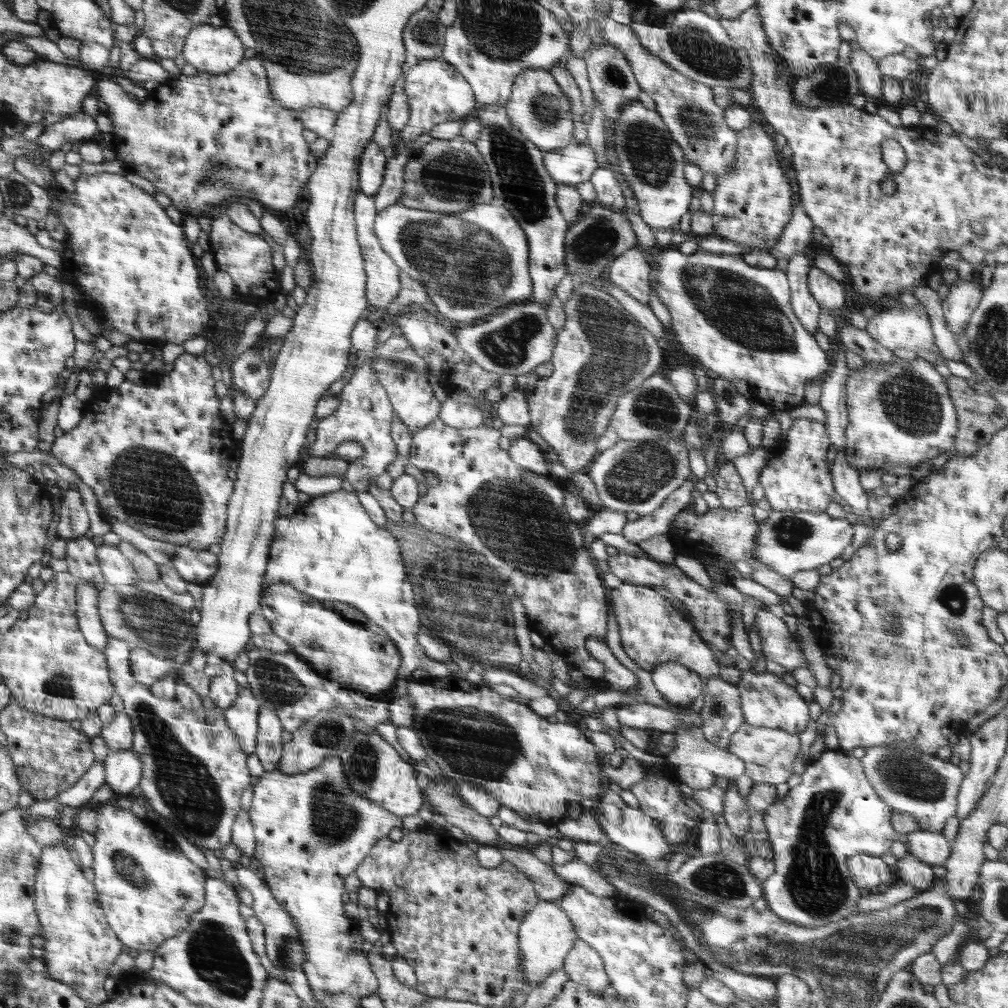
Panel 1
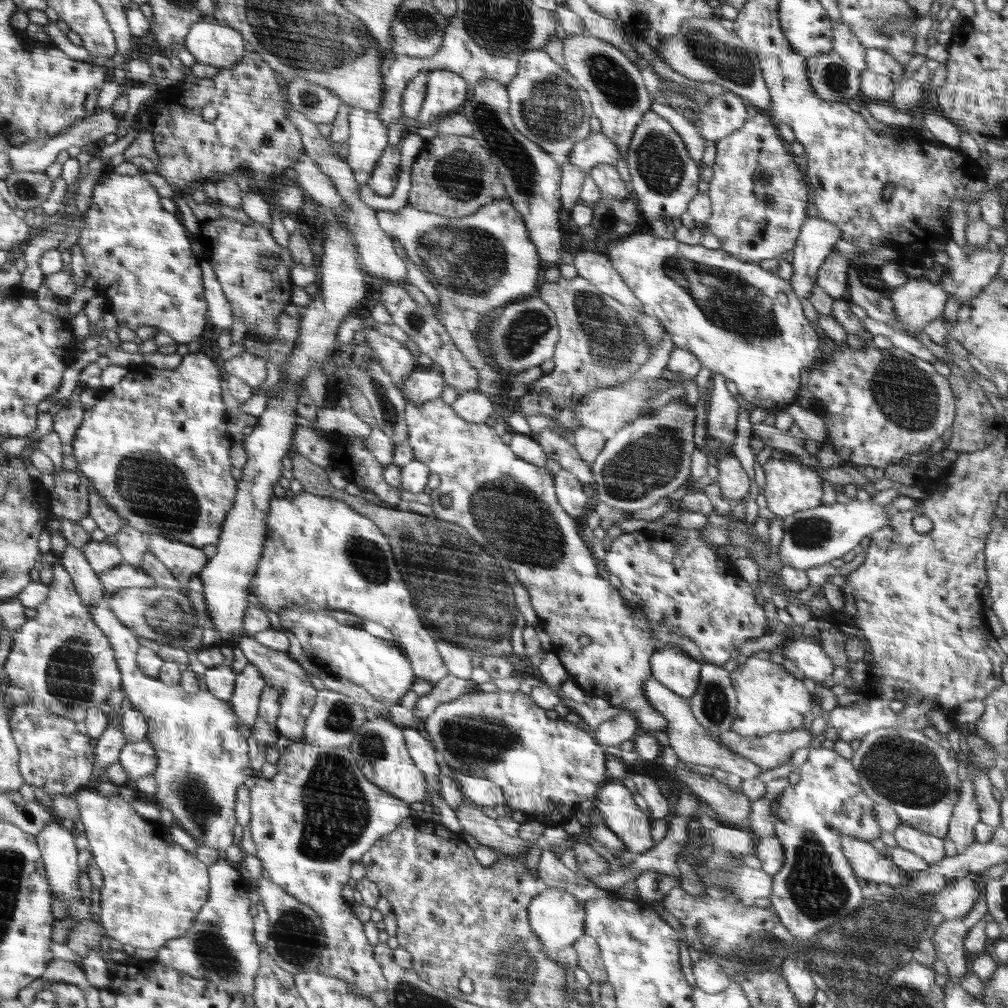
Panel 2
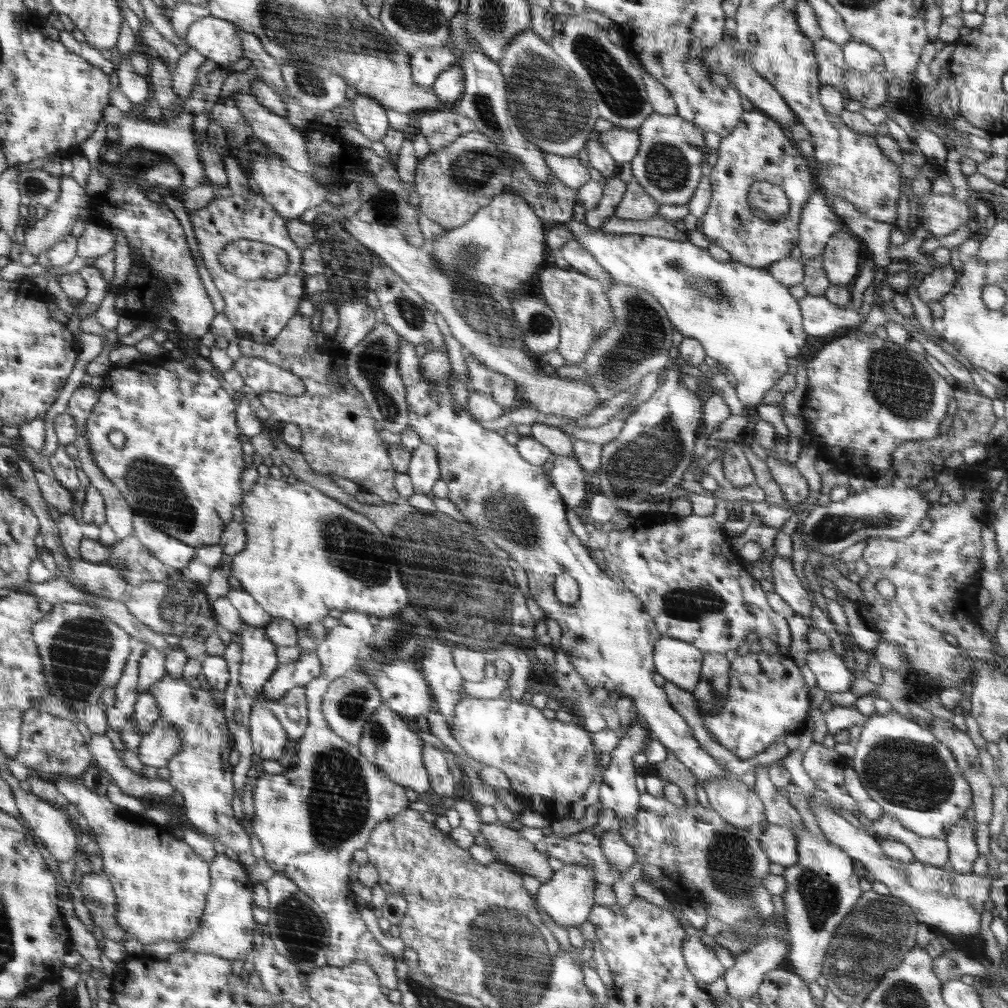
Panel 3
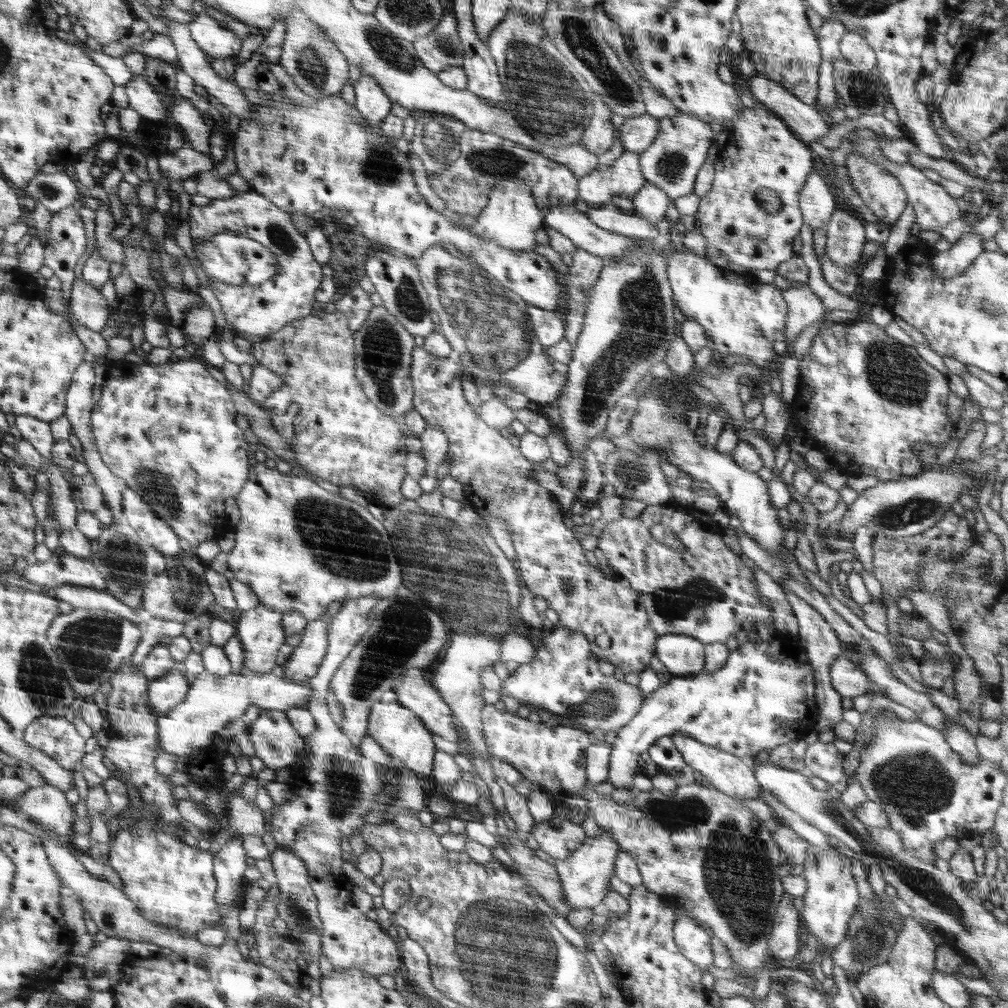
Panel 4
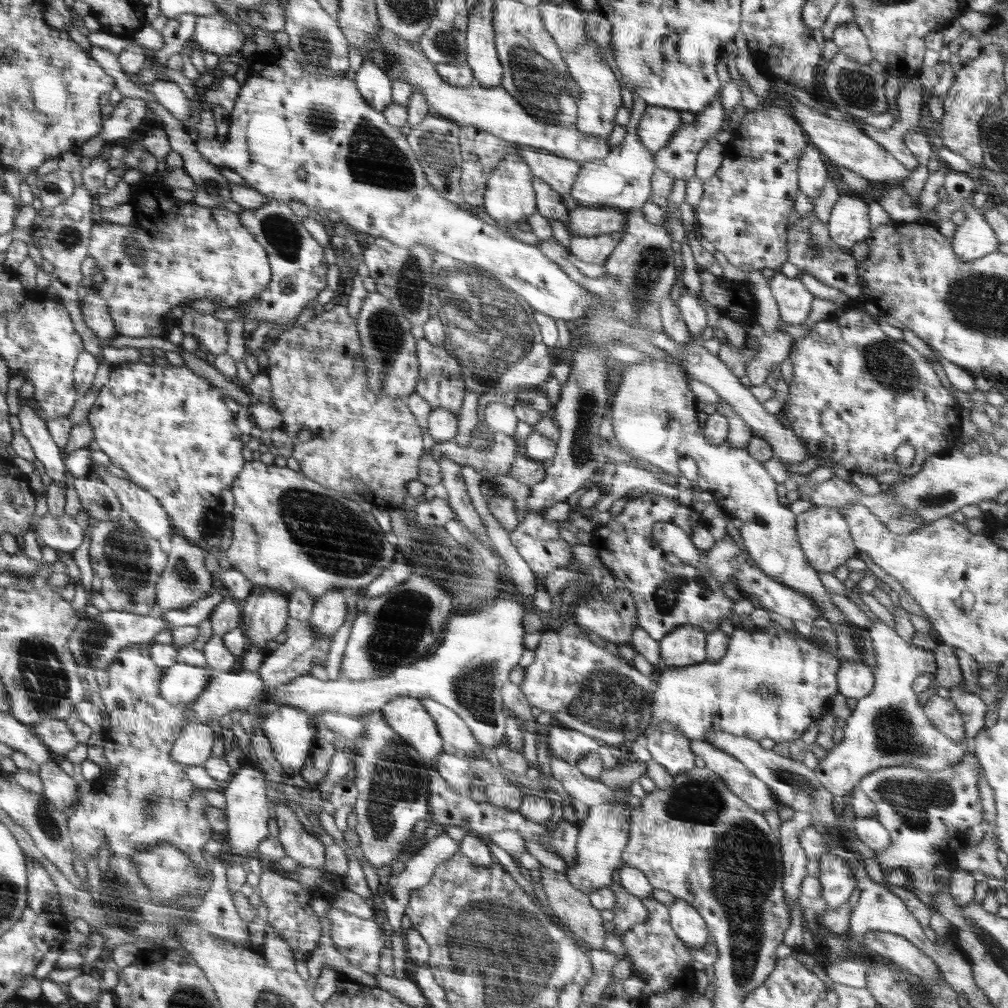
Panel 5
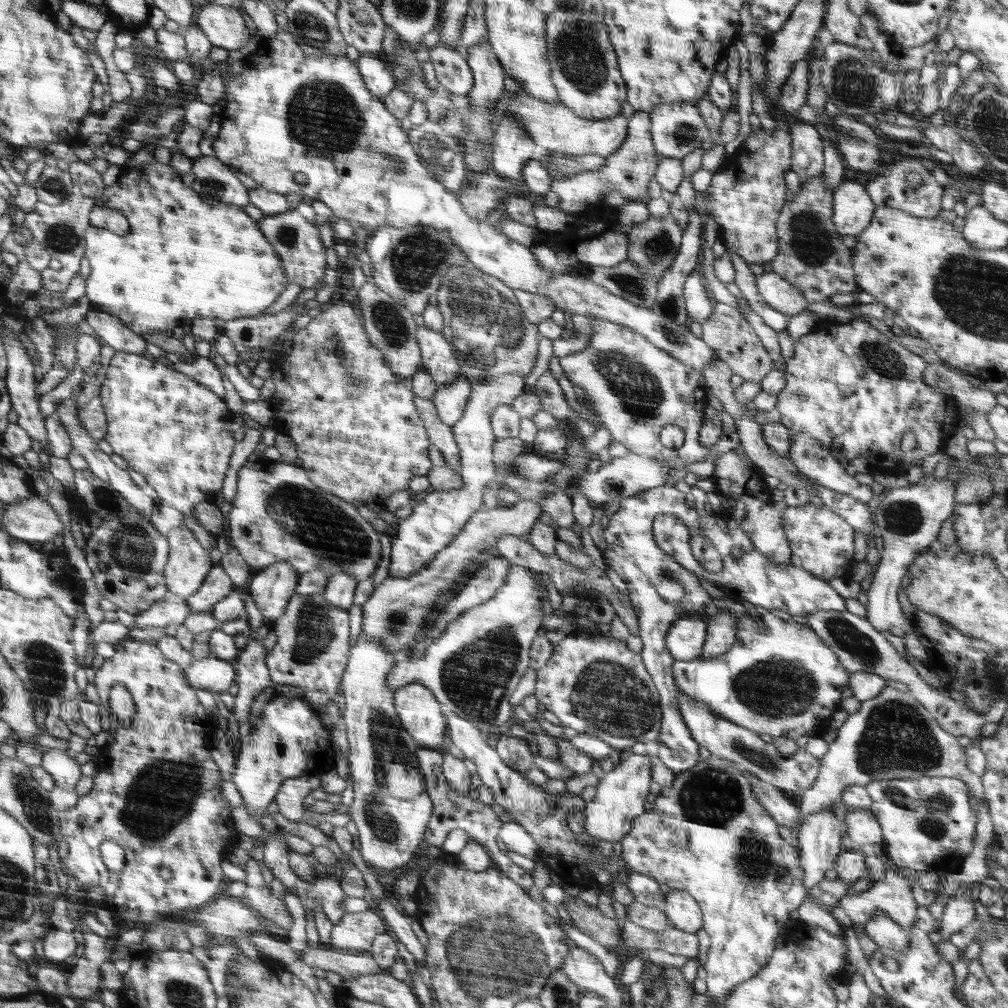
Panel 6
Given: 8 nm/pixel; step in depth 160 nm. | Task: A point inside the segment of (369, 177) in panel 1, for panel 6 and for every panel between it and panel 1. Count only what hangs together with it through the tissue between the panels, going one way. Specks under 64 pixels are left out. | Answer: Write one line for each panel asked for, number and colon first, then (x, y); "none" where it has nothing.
2: (367, 140)
3: (371, 118)
4: (374, 106)
5: (373, 83)
6: (378, 80)

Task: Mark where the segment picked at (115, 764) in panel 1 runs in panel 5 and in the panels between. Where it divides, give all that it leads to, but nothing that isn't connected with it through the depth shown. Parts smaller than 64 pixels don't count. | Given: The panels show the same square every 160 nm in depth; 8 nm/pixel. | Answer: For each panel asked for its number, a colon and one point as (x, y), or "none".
2: (138, 759)
3: (156, 748)
4: (212, 702)
5: (466, 670)

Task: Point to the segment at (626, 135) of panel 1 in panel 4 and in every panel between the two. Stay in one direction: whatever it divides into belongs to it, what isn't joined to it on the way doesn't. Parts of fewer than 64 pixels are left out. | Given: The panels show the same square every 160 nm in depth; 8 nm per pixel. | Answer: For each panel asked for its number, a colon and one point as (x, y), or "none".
2: (664, 179)
3: (668, 165)
4: (672, 161)

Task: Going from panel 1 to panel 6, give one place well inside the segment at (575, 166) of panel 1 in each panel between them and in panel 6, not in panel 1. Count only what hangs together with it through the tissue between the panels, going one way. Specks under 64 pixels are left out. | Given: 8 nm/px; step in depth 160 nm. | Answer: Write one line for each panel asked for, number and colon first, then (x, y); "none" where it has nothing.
2: (597, 149)
3: (622, 145)
4: (636, 134)
5: (657, 125)
6: (677, 130)

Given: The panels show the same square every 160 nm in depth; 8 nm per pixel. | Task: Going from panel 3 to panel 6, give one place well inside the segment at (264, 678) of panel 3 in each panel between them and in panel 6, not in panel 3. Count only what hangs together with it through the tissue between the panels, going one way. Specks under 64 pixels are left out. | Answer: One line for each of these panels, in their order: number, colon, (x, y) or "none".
4: (261, 633)
5: (266, 611)
6: (271, 588)

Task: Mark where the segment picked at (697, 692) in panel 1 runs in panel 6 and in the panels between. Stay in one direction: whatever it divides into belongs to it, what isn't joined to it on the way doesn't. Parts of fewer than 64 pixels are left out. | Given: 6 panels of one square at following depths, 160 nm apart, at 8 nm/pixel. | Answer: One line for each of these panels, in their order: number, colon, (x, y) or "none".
2: (671, 667)
3: (679, 662)
4: (682, 655)
5: (685, 646)
6: (685, 640)

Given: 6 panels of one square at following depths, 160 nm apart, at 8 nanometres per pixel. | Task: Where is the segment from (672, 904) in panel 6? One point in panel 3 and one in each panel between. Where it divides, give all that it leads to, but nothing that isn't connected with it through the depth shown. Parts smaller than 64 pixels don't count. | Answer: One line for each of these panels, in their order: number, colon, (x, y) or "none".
3: (701, 960)
4: (694, 942)
5: (689, 926)

